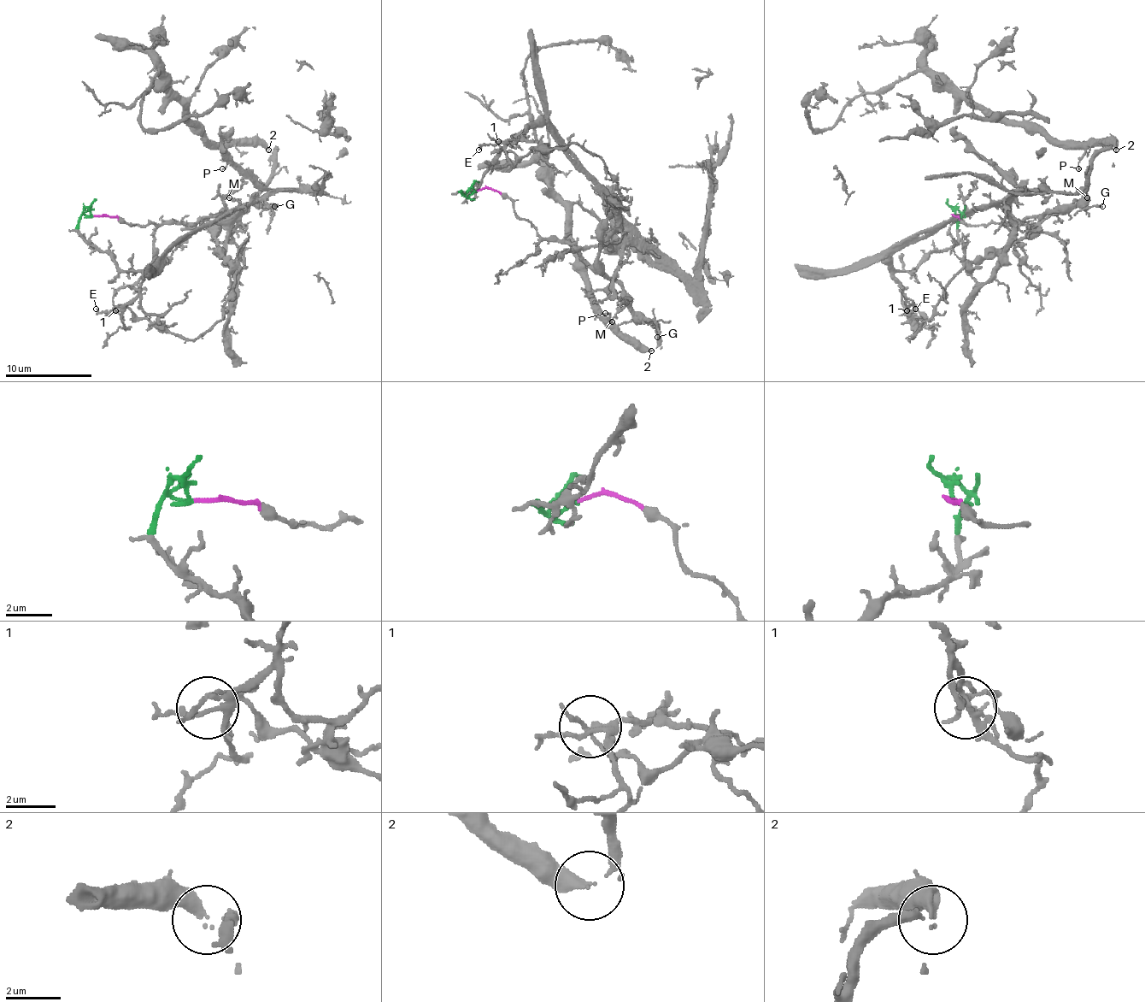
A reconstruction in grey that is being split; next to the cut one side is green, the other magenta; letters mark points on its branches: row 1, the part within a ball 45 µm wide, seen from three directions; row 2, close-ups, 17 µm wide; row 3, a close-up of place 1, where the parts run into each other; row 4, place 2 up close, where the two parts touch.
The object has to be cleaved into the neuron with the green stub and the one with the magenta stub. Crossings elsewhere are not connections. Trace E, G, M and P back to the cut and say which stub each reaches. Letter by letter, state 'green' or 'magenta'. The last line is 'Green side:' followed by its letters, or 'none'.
E: green
G: magenta
M: magenta
P: magenta
Green side: E

